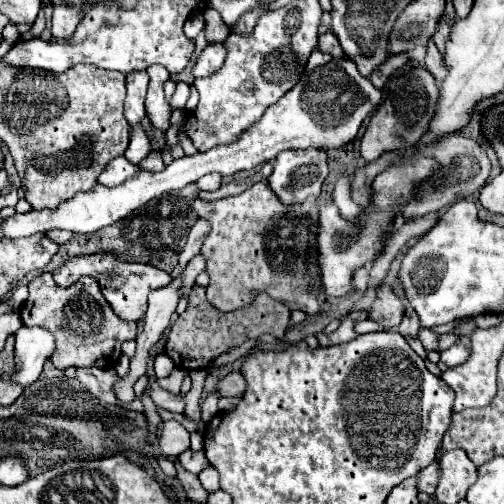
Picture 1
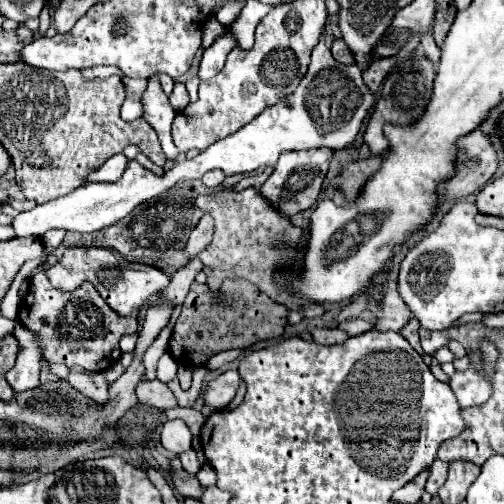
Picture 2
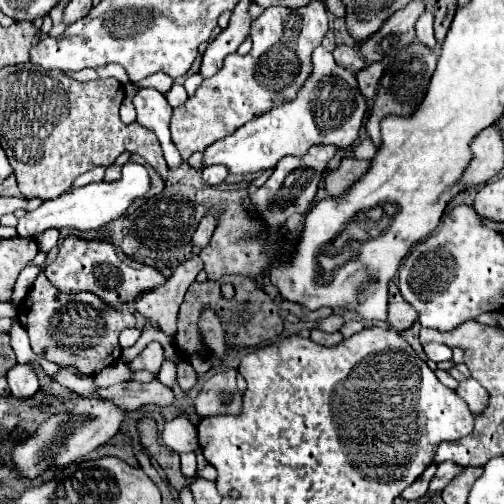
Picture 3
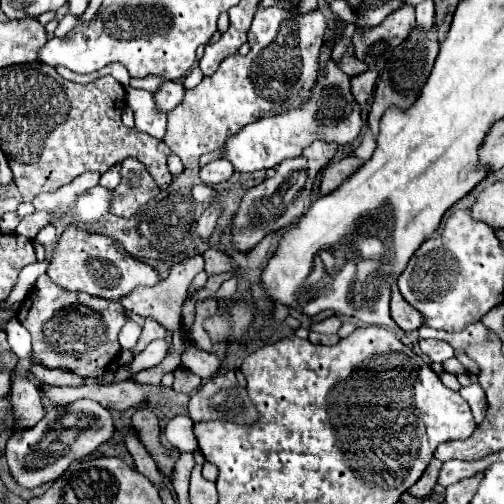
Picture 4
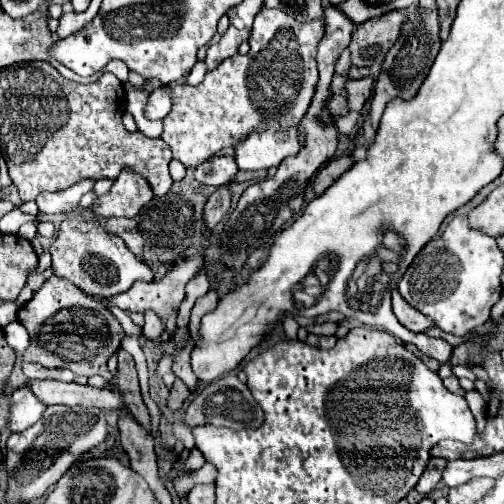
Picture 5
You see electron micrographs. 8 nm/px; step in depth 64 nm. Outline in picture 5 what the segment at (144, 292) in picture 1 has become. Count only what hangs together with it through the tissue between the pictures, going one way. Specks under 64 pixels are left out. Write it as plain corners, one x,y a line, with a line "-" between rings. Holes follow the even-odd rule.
66,218
58,228
58,236
50,244
50,254
54,274
72,280
86,294
110,298
126,292
136,280
152,280
152,270
128,250
122,238
106,232
96,218

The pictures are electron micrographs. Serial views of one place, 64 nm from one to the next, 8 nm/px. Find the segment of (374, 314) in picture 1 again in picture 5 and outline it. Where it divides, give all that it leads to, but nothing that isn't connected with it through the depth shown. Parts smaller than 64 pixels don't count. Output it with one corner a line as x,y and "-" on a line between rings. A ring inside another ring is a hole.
398,290
392,292
392,310
396,314
396,318
400,320
400,324
404,324
408,330
412,332
426,332
434,326
434,322
424,316
422,312
418,312
416,308
412,308
402,296

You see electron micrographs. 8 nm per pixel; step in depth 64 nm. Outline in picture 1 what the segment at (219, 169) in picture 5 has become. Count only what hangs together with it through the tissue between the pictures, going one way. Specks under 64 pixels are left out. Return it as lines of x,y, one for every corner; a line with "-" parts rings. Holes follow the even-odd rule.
212,172
212,174
206,174
206,176
202,176
200,180
198,180
198,186
202,188
202,190
218,190
220,188
220,184
222,184
222,174
218,174
218,172

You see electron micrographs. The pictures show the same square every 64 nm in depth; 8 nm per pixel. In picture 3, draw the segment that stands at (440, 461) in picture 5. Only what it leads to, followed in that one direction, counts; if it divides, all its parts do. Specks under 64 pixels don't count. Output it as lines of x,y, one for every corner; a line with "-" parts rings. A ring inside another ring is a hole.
432,462
432,464
424,470
424,474
422,474
414,484
410,484
410,486
402,492
402,498
404,498
404,500
418,500
418,498
426,496
428,486
430,486
430,480
432,480
434,474
436,474
436,462

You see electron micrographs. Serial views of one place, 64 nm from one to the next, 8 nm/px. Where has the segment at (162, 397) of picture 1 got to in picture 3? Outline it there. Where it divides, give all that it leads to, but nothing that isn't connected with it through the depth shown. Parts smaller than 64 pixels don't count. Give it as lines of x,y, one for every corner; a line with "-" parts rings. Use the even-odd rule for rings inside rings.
158,380
140,384
140,382
120,382
108,388
96,388
96,394
100,400
114,402
120,410
132,412
146,404
154,406
168,406
174,400
174,394
168,386
160,384

